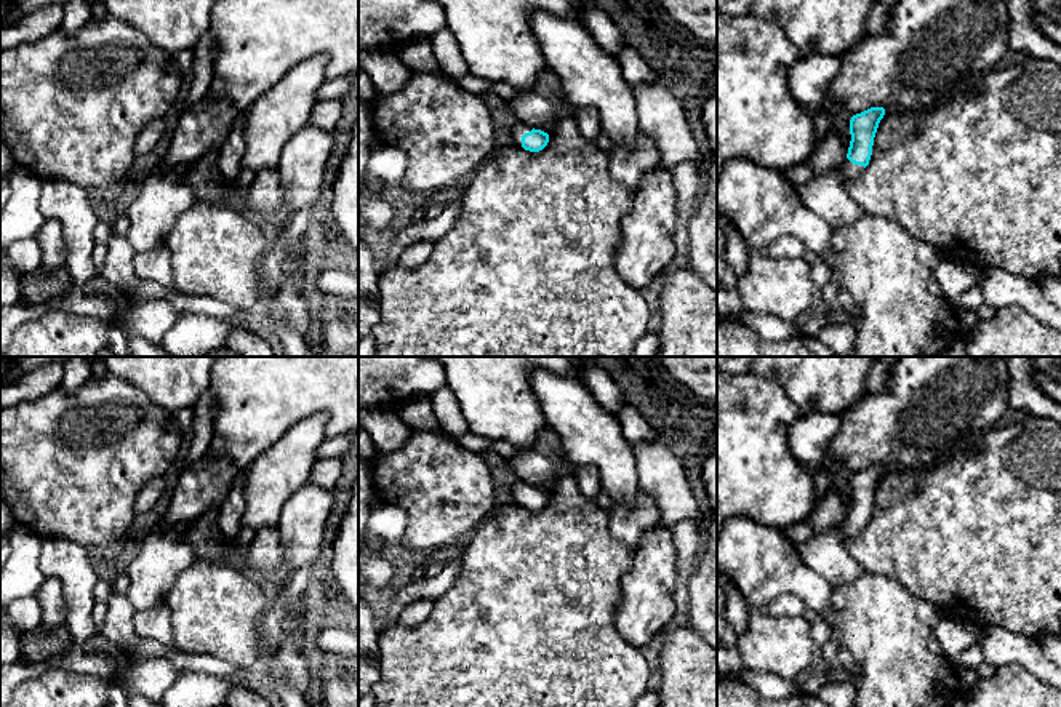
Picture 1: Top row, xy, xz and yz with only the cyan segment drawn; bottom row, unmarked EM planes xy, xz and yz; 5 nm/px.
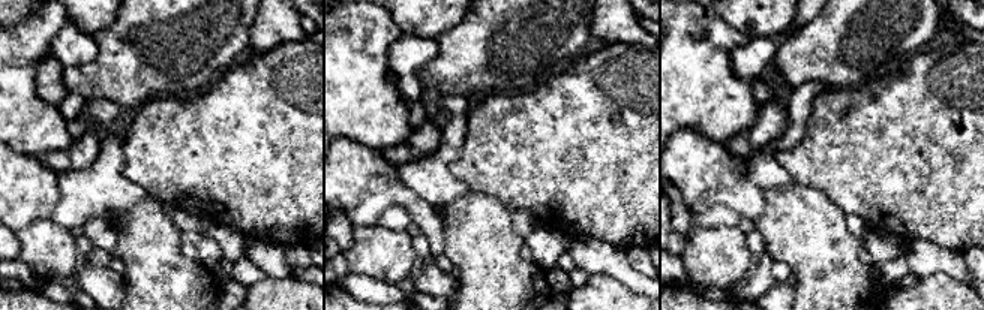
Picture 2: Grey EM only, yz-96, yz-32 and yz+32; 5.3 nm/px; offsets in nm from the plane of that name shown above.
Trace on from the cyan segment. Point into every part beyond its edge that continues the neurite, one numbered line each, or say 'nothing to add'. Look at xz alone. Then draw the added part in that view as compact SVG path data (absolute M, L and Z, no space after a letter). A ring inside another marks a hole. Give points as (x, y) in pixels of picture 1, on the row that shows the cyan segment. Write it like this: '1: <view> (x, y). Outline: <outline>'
1: xz (519, 128). Outline: M517 122L514 126L512 126L512 134L514 134L514 141L515 141L515 146L522 147L522 136L525 133L530 133L533 128L525 125L523 122Z

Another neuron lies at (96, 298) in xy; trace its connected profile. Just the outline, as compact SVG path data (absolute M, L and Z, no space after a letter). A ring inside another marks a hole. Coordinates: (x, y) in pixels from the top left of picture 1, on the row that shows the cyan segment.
M94 277L88 285L74 286L67 294L42 304L18 302L0 307L0 354L11 342L14 331L48 310L64 310L75 315L94 315L112 326L122 326L125 301L120 293L106 285L102 277Z

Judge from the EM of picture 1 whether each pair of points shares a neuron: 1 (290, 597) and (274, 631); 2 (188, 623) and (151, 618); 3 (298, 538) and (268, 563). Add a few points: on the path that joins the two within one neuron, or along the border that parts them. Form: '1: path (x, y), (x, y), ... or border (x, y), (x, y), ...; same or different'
1: path (282, 605), (274, 623); same
2: border (164, 602), (170, 611), (172, 639); different
3: border (276, 527), (284, 549), (284, 568), (293, 578); different

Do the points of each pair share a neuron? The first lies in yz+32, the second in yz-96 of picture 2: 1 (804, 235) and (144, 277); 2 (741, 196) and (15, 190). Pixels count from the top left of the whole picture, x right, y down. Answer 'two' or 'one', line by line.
1: one
2: one

